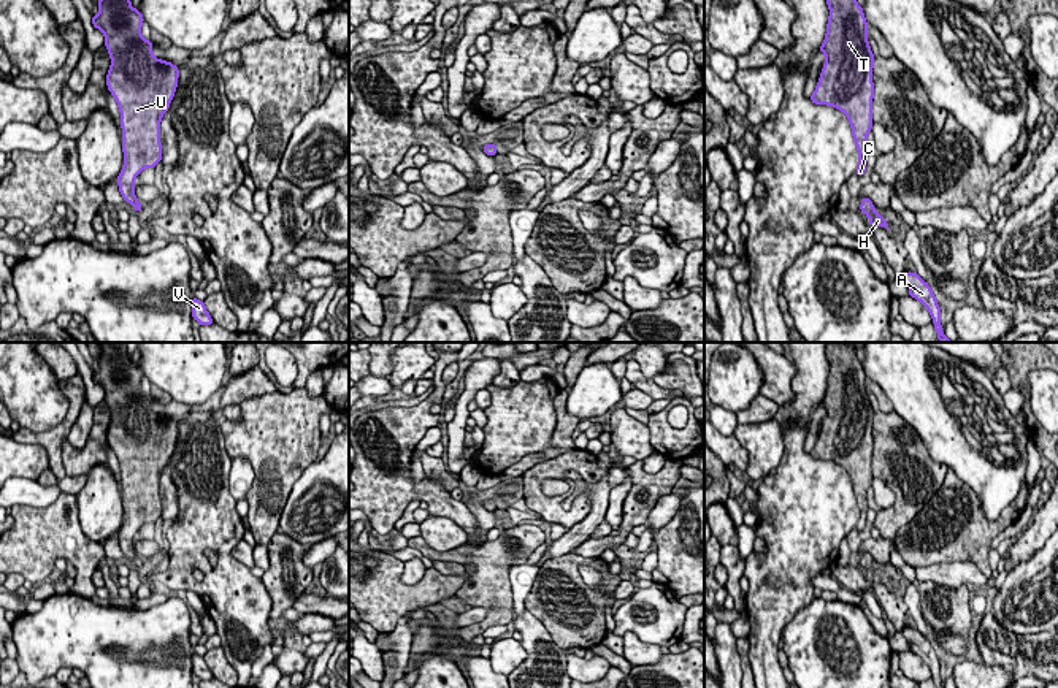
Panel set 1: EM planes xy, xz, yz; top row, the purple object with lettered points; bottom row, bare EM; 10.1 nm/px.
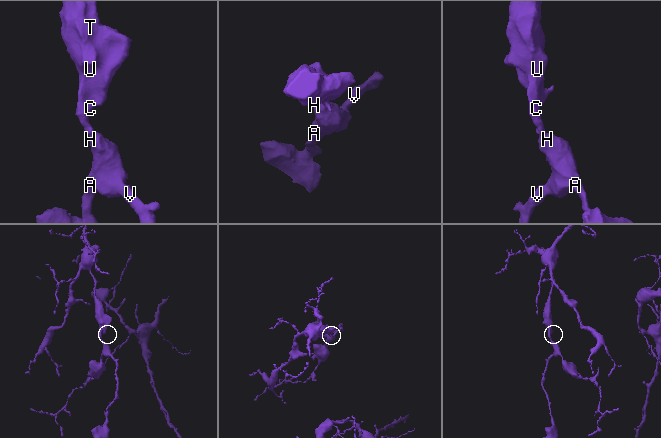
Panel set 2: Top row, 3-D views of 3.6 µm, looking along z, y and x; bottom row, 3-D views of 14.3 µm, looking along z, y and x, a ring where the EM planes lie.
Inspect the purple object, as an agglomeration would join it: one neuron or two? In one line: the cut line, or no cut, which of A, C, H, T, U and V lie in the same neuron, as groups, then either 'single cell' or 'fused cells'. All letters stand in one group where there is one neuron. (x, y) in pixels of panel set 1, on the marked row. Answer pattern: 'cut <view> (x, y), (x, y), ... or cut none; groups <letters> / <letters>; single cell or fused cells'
cut none; groups A C H T U V; single cell

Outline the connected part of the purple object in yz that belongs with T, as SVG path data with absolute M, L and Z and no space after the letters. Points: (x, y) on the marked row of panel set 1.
M826 0L830 17L823 44L826 55L811 101L842 111L852 127L863 176L868 160L868 133L872 128L872 67L874 55L866 38L868 22L857 0Z

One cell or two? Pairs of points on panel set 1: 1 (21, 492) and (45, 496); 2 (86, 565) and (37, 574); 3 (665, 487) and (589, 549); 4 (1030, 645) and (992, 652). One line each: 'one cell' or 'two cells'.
1: one cell
2: one cell
3: one cell
4: one cell

